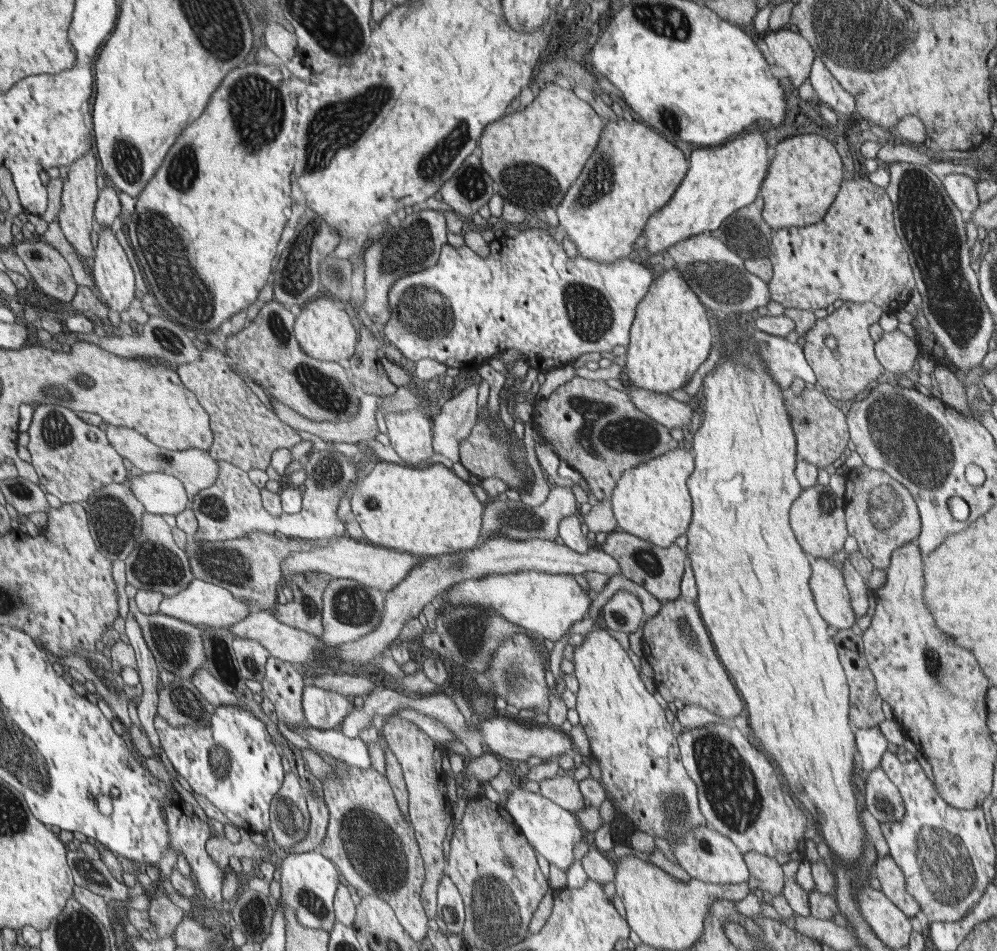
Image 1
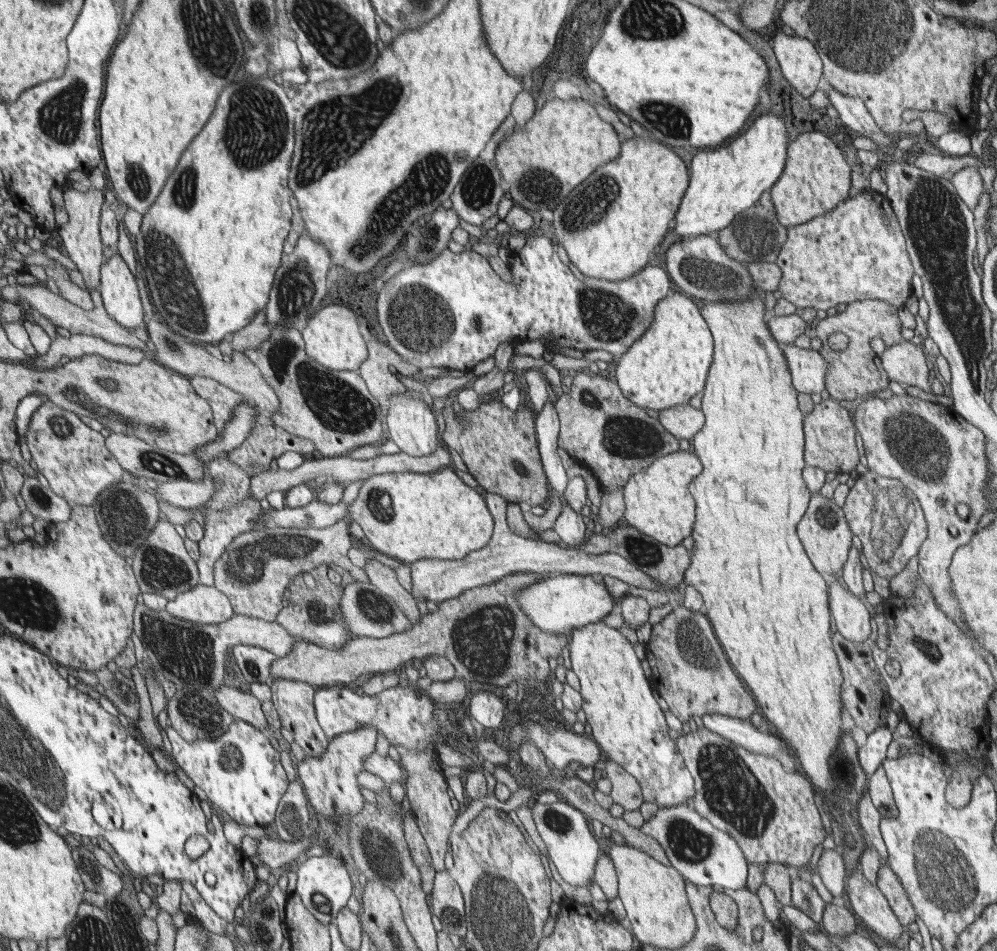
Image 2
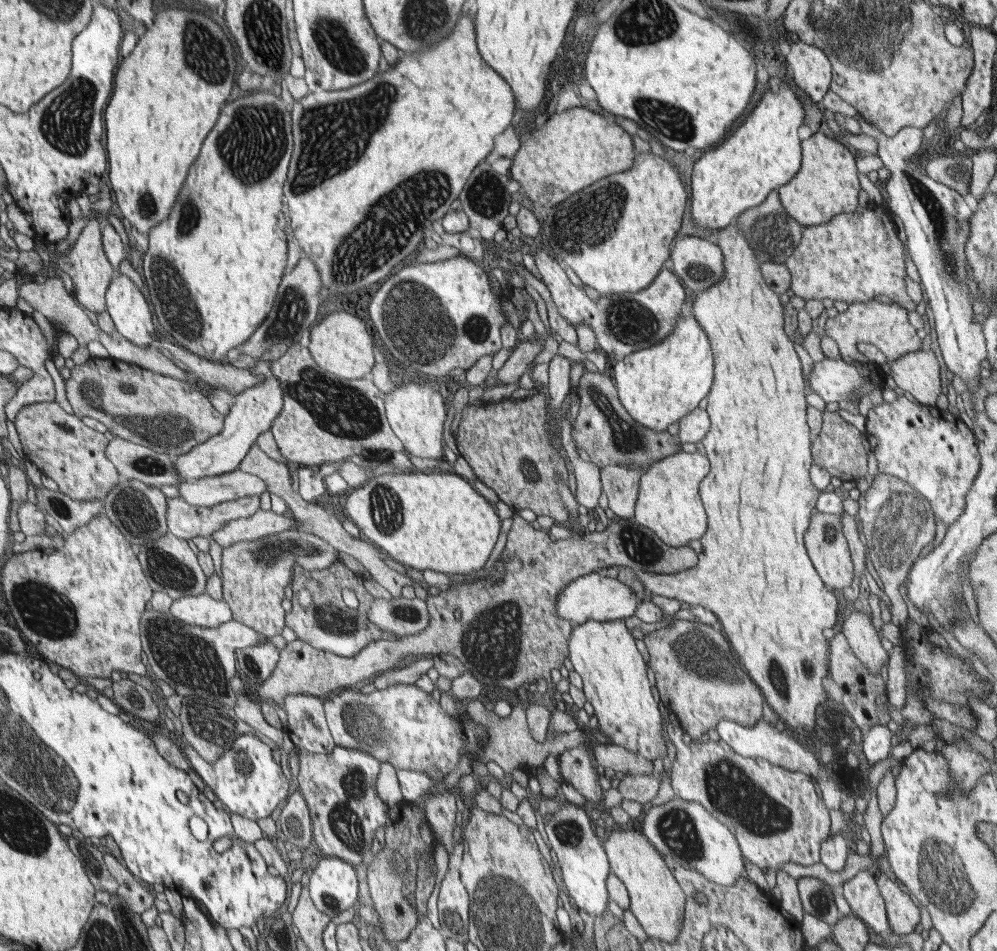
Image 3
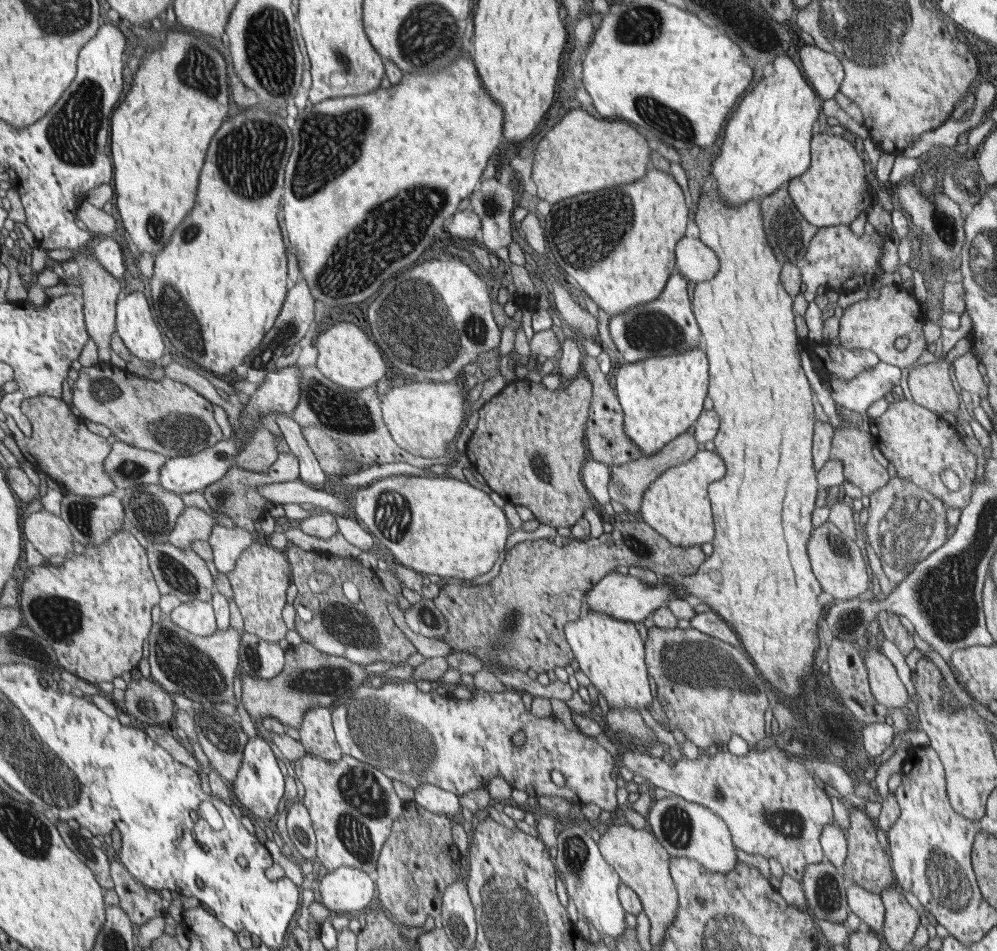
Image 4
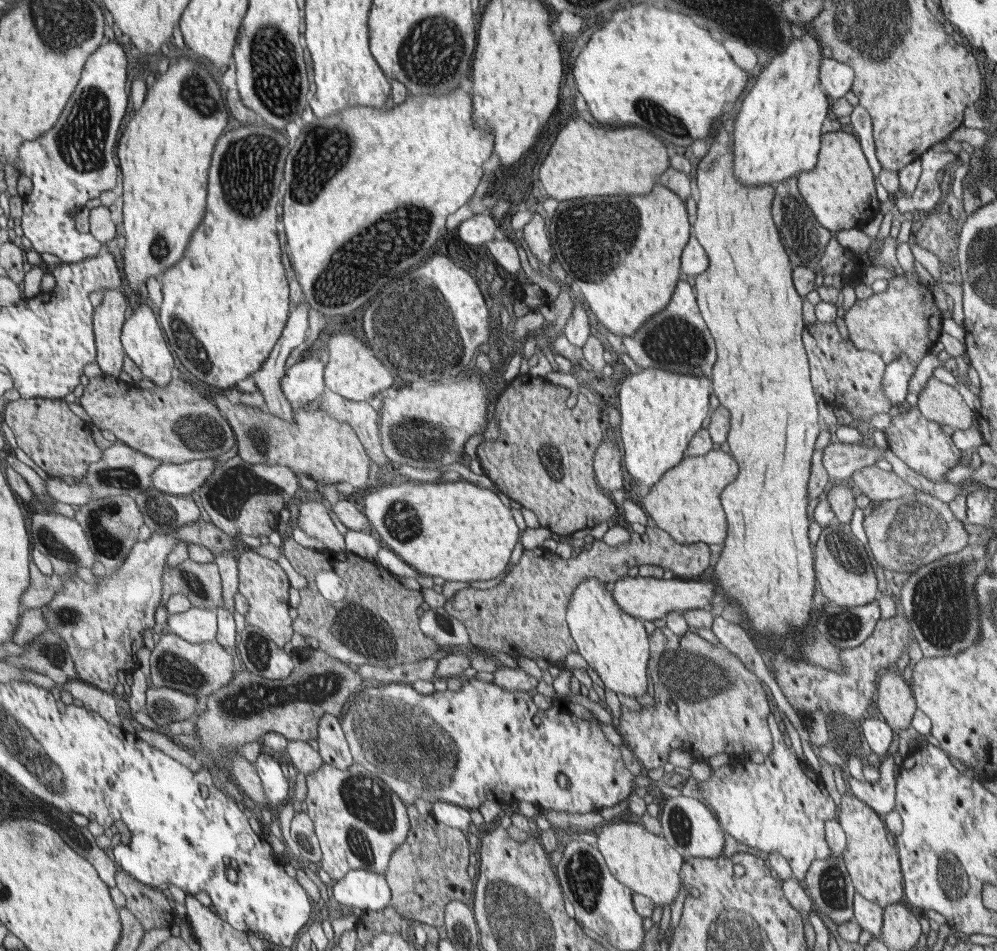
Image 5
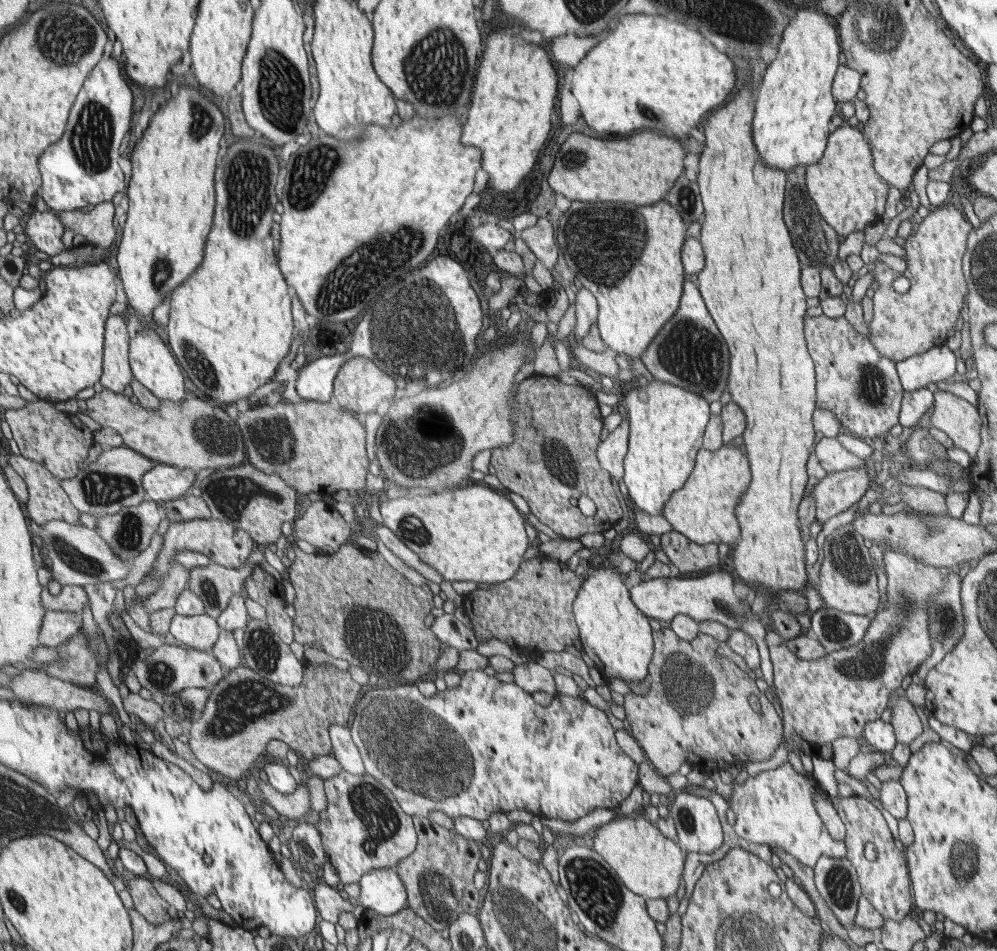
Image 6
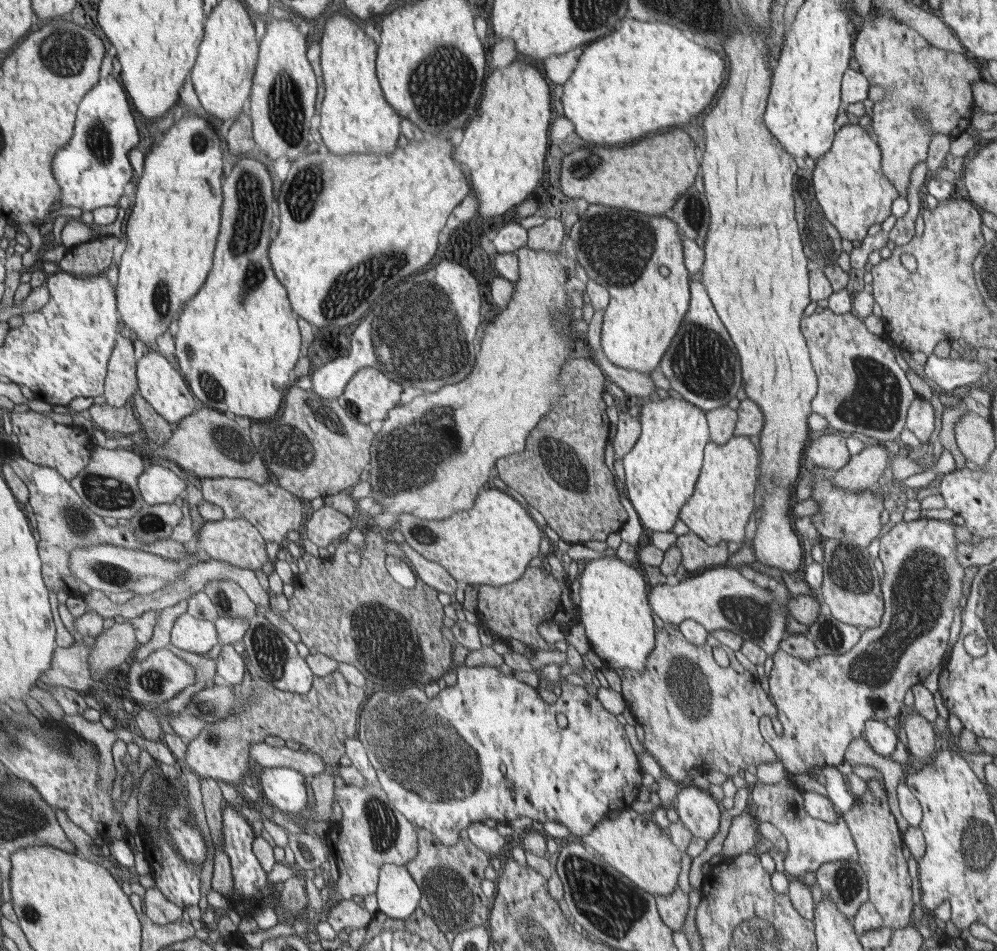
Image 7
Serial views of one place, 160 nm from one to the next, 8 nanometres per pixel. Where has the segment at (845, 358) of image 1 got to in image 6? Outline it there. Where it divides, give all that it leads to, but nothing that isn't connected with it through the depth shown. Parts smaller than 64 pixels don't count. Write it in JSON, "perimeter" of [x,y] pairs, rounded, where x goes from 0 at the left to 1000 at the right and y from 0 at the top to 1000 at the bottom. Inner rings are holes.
{"perimeter":[[[948,213],[933,220],[932,226],[921,237],[919,246],[908,252],[909,269],[906,272],[910,282],[907,286],[896,285],[884,273],[873,282],[881,304],[875,314],[877,334],[871,341],[873,352],[870,355],[889,376],[900,382],[950,361],[972,308],[965,272],[975,240],[963,218]],[[901,290],[909,290],[913,295],[909,308],[900,307],[895,300]]]}

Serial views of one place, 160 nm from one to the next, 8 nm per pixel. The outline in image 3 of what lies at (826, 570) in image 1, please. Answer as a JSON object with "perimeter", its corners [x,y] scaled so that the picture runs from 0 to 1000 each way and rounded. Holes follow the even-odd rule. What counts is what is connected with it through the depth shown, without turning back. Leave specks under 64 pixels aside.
{"perimeter":[[[852,636],[847,649],[845,667],[850,671],[856,687],[875,709],[882,709],[892,694],[892,687],[885,680],[873,647]]]}

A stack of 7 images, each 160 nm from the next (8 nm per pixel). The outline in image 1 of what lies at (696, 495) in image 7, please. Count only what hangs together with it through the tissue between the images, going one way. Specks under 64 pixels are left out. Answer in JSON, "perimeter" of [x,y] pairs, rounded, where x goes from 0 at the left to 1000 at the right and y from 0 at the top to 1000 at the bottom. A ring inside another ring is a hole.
{"perimeter":[[[677,472],[628,495],[612,522],[619,557],[655,569],[664,576],[676,572],[680,564],[691,557],[690,551],[695,545],[695,526],[688,513],[694,494],[698,494],[698,482],[689,472]]]}

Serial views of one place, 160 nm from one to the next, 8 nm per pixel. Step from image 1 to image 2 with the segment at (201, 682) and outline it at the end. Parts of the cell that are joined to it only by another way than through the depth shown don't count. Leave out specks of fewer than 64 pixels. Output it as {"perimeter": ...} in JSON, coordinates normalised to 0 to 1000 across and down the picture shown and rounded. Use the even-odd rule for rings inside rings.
{"perimeter":[[[224,719],[216,728],[216,733],[233,755],[251,759],[251,762],[263,767],[270,762],[263,749],[261,736],[250,727],[246,728]]]}

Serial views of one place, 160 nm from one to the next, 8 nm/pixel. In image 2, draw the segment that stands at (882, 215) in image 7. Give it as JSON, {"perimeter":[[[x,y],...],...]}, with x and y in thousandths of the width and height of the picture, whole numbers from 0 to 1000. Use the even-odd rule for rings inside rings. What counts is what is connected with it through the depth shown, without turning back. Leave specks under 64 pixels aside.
{"perimeter":[[[822,139],[801,141],[791,150],[787,180],[771,201],[780,231],[788,239],[797,239],[839,219],[857,201],[853,189],[857,178],[845,157],[830,143]]]}

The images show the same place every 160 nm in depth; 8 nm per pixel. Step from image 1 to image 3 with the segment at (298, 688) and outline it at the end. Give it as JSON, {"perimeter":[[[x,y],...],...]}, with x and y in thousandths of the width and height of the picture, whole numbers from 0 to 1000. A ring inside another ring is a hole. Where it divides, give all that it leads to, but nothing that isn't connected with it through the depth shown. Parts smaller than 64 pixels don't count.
{"perimeter":[[[291,730],[286,734],[290,784],[315,793],[331,793],[335,789],[337,782],[328,763],[324,737],[310,730]]]}

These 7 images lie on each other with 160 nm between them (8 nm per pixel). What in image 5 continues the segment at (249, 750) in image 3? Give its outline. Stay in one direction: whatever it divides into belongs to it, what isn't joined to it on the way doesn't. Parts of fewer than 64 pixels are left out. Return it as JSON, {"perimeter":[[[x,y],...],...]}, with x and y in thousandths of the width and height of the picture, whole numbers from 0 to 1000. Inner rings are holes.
{"perimeter":[[[265,787],[259,794],[255,805],[265,825],[266,836],[270,839],[270,845],[265,845],[264,848],[269,849],[269,851],[276,856],[281,843],[283,843],[283,841],[289,837],[289,833],[291,833],[291,822],[289,822],[289,818],[285,816],[279,799],[275,799],[273,793],[267,795]]]}

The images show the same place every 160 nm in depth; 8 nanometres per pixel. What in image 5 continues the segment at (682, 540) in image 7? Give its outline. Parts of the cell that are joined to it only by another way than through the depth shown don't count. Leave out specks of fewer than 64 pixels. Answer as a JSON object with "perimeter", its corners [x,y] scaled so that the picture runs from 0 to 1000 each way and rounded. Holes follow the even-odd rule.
{"perimeter":[[[654,550],[644,563],[633,557],[632,568],[618,574],[610,574],[600,563],[594,574],[586,575],[580,586],[570,589],[545,574],[526,577],[520,593],[499,616],[457,621],[449,631],[449,639],[468,660],[475,680],[498,683],[515,692],[529,690],[546,699],[561,698],[572,686],[580,686],[579,673],[568,652],[575,623],[590,609],[617,613],[629,606],[632,597],[646,593],[670,598],[678,608],[698,609],[712,595],[712,578],[708,571],[682,572]]]}

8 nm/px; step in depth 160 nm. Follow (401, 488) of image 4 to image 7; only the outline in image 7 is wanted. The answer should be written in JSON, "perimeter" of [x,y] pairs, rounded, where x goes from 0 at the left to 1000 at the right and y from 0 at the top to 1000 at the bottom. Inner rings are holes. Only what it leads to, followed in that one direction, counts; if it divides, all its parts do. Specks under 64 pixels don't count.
{"perimeter":[[[496,512],[479,519],[475,533],[469,538],[459,538],[445,547],[401,542],[399,556],[409,573],[430,590],[441,593],[462,615],[502,617],[518,612],[527,605],[526,599],[530,598],[530,593],[542,583],[544,570],[544,559],[534,543],[514,522]]]}

